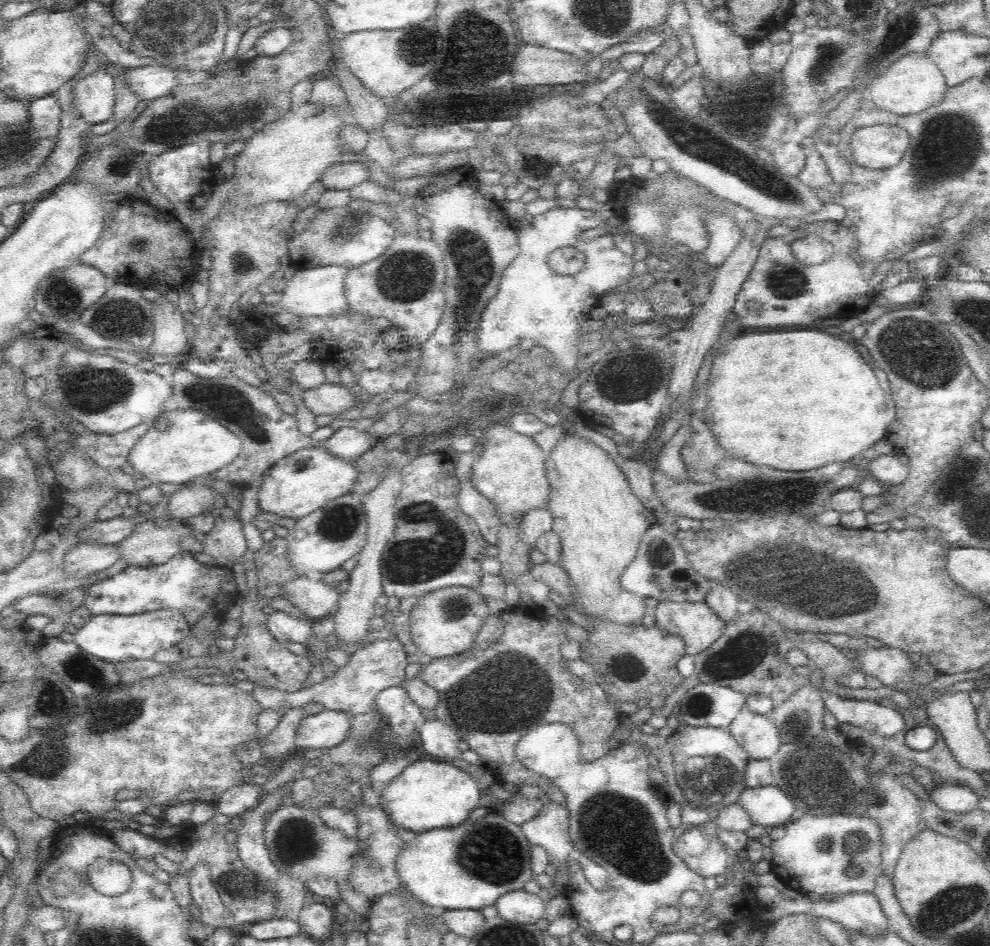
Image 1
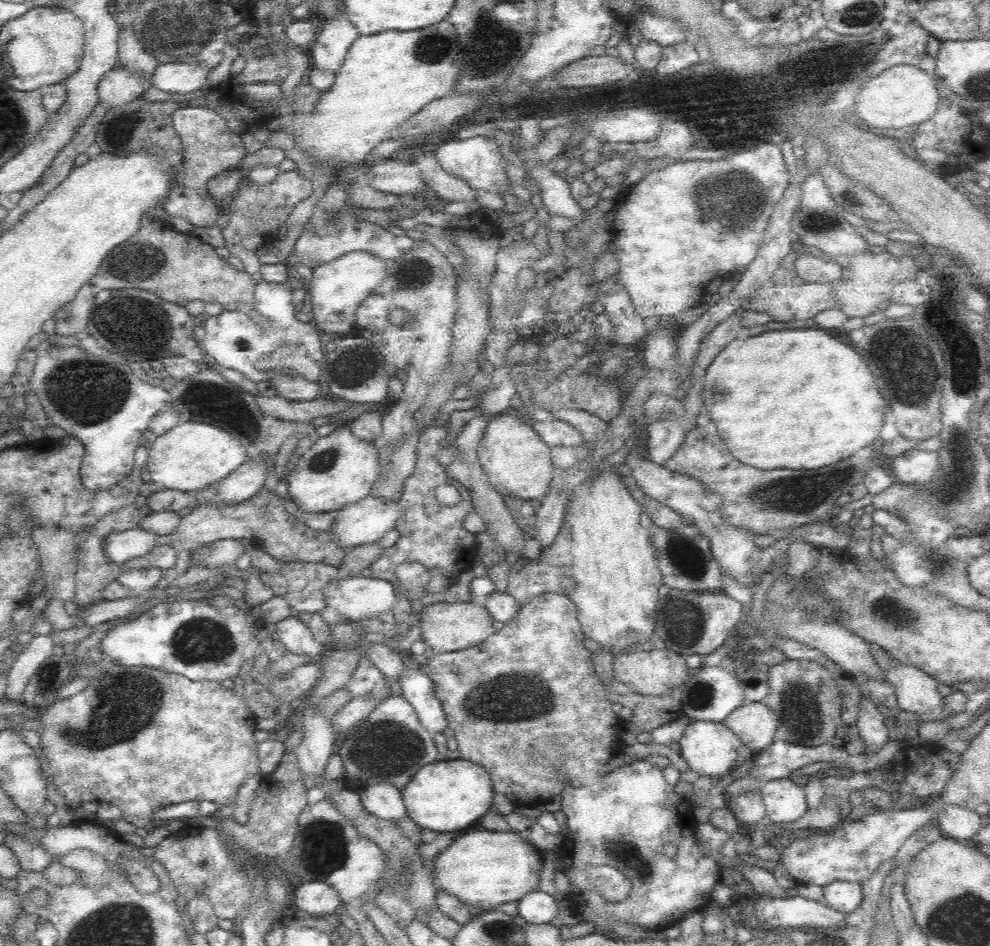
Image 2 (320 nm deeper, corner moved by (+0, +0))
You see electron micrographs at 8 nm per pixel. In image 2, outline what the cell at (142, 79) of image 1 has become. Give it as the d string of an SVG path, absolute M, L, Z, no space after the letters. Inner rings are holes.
M170 62L160 64L150 76L151 85L170 94L190 94L208 85L208 74L204 66Z

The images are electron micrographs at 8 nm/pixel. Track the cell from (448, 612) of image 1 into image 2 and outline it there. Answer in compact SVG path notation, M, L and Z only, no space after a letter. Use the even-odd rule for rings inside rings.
M430 600L430 604L426 604L419 614L421 638L436 653L454 652L476 646L496 631L492 627L494 620L490 617L487 609L473 601L457 601L454 604L449 604L444 600Z

